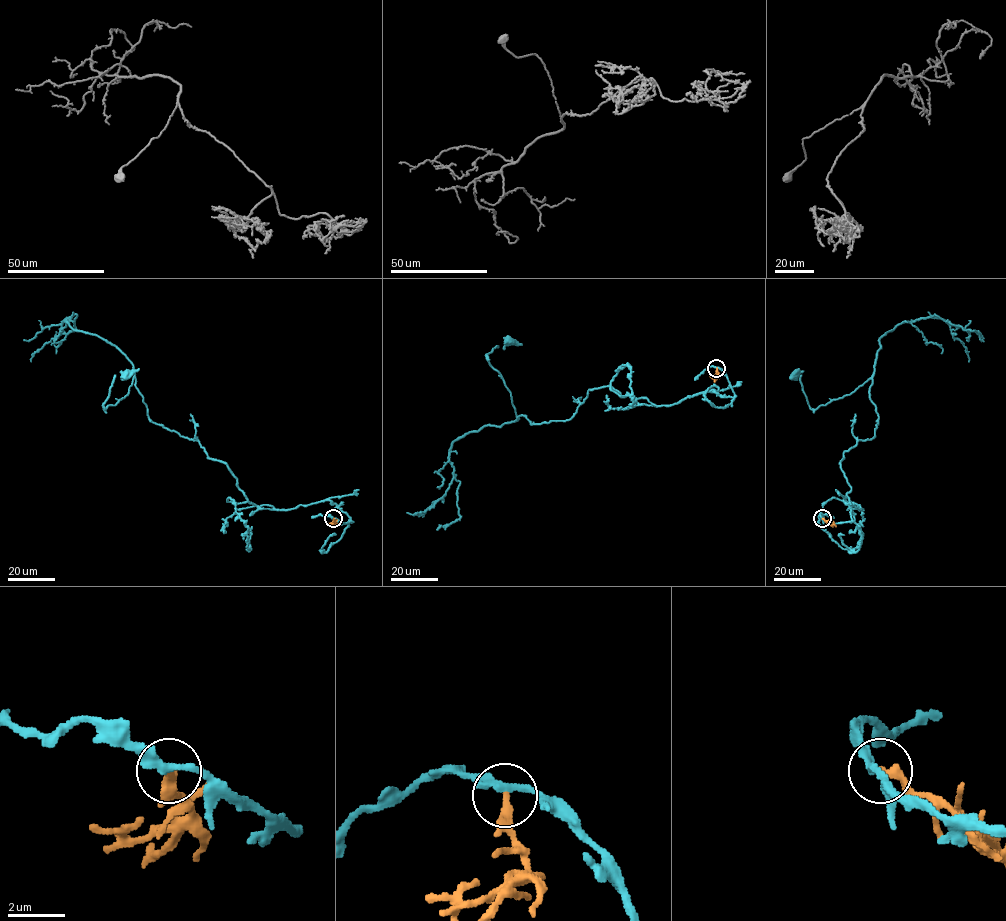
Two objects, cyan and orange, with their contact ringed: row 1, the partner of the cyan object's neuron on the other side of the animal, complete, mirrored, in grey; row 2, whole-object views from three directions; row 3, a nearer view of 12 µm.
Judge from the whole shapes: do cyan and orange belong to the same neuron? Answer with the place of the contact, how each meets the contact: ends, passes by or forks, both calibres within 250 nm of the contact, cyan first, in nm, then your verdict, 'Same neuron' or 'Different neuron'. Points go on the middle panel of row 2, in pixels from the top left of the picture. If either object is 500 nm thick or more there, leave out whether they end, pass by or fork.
Place: (716, 368). At the ring cyan passes by. At the ring orange ends. Thickness 280 nm (cyan) against 320 nm. Different neuron

